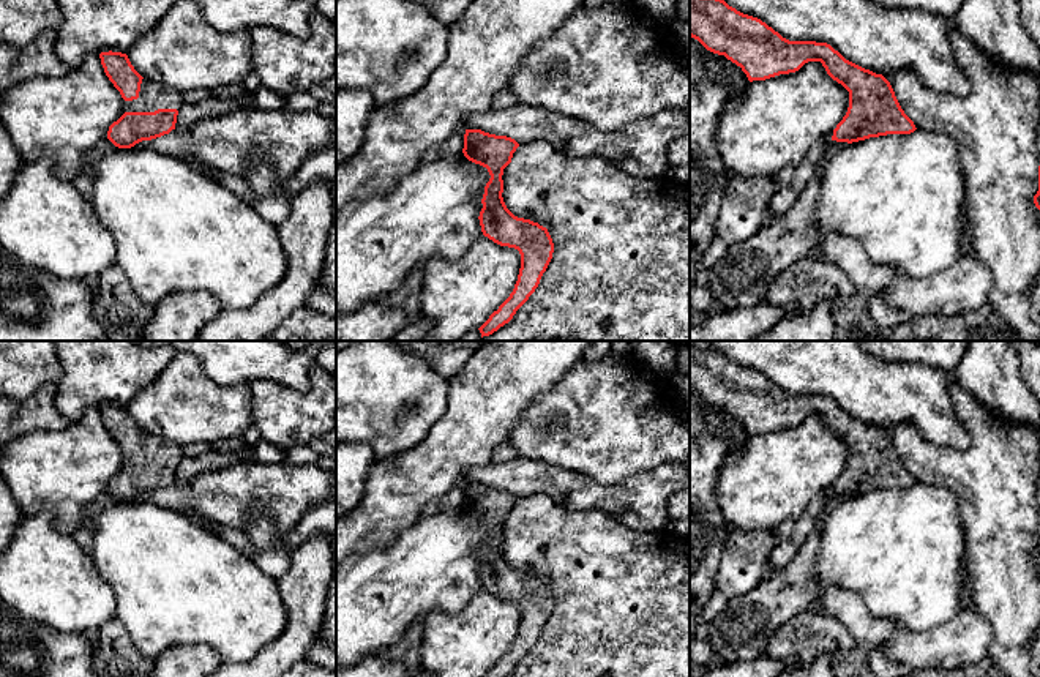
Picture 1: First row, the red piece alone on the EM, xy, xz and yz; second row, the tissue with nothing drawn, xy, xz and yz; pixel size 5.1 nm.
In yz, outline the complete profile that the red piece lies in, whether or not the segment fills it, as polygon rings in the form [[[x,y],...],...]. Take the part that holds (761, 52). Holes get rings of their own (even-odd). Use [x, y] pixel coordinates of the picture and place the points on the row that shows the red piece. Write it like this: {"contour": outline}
{"contour": [[[690,0],[690,36],[740,66],[750,82],[821,62],[827,74],[849,92],[847,112],[833,129],[832,140],[852,144],[917,129],[882,74],[846,60],[827,43],[789,41],[724,0]]]}

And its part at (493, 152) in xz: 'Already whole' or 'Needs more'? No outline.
Already whole

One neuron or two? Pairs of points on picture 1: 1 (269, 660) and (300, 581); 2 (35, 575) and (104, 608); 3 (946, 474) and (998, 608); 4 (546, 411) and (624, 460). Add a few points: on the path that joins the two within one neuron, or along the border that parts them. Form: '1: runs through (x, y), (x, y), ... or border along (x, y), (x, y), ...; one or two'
1: runs through (289, 641), (300, 630), (300, 602); one
2: runs through (52, 581), (68, 595), (87, 602); one
3: runs through (980, 505), (998, 523), (998, 573); one
4: runs through (565, 423), (589, 425), (605, 441); one

